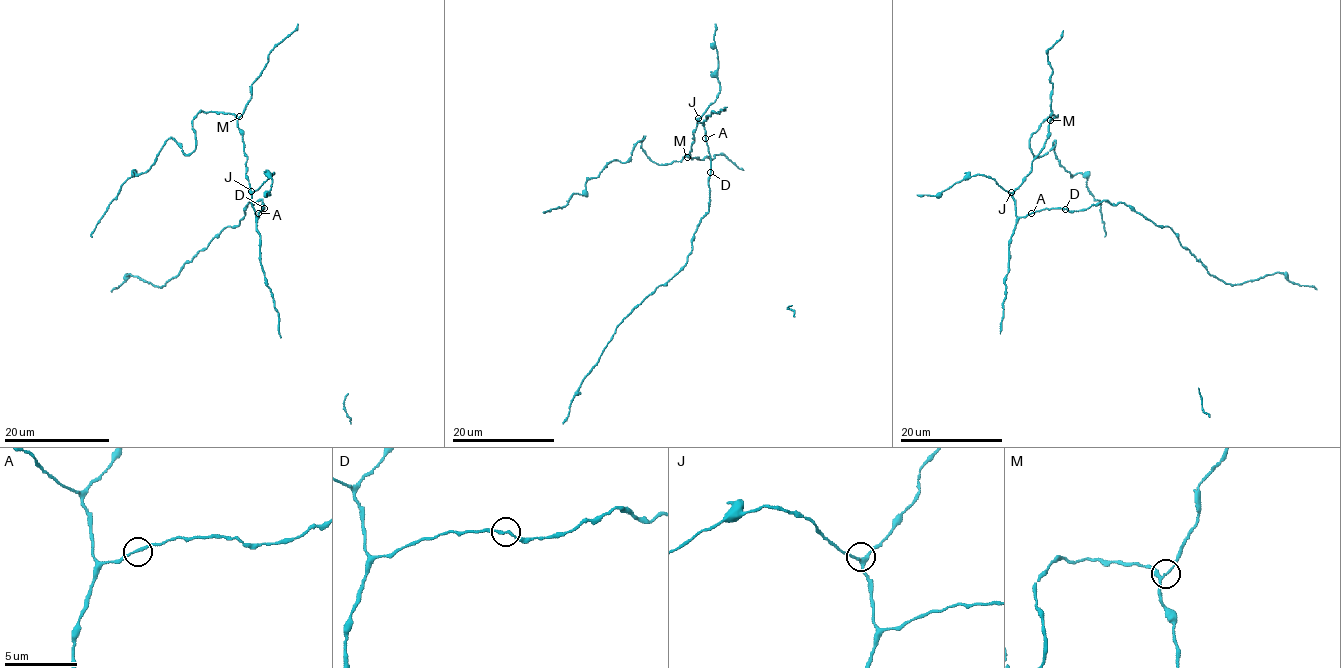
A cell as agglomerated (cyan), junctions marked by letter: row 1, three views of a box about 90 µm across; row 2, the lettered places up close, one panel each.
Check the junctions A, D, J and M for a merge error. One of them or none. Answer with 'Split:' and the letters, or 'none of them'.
Split: none of them

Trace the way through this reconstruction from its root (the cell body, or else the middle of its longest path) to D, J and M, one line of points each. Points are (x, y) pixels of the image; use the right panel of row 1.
D: (1031, 212), (1065, 208)
J: (1031, 212), (1023, 217), (1017, 216), (1011, 192)
M: (1031, 212), (1023, 217), (1016, 215), (1012, 192), (1030, 171), (1033, 159), (1043, 147), (1049, 120)

